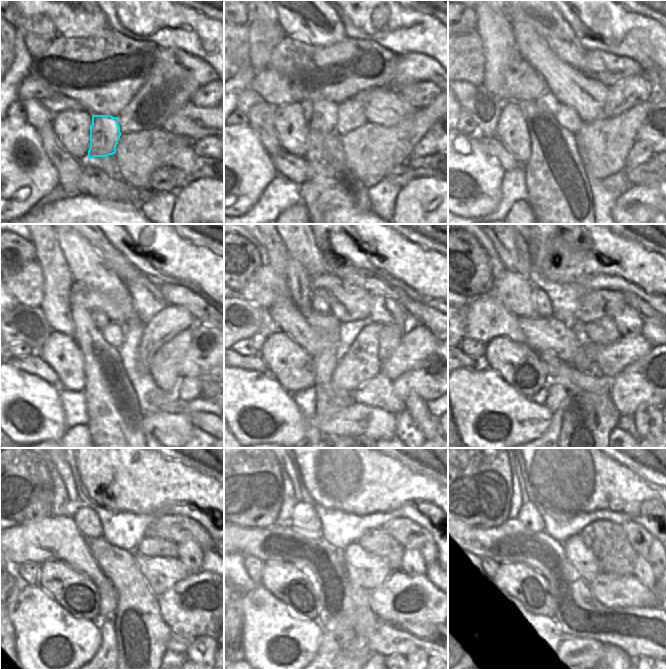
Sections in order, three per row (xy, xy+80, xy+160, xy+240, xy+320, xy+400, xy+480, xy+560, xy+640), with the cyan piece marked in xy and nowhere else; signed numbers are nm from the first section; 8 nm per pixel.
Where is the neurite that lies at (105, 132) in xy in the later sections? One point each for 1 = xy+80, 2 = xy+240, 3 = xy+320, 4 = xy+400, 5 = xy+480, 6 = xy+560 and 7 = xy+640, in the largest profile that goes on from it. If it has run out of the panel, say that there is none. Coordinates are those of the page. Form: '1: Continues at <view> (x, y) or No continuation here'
1: Continues at xy+80 (323, 115)
2: Continues at xy+240 (100, 320)
3: Continues at xy+320 (319, 296)
4: Continues at xy+400 (542, 304)
5: Continues at xy+480 (88, 523)
6: Continues at xy+560 (304, 518)
7: Continues at xy+640 (528, 517)

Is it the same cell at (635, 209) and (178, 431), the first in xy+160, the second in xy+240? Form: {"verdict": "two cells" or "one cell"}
{"verdict": "one cell"}

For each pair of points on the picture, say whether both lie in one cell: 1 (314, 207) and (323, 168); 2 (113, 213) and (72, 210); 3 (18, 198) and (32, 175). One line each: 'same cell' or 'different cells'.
1: different cells
2: same cell
3: same cell

